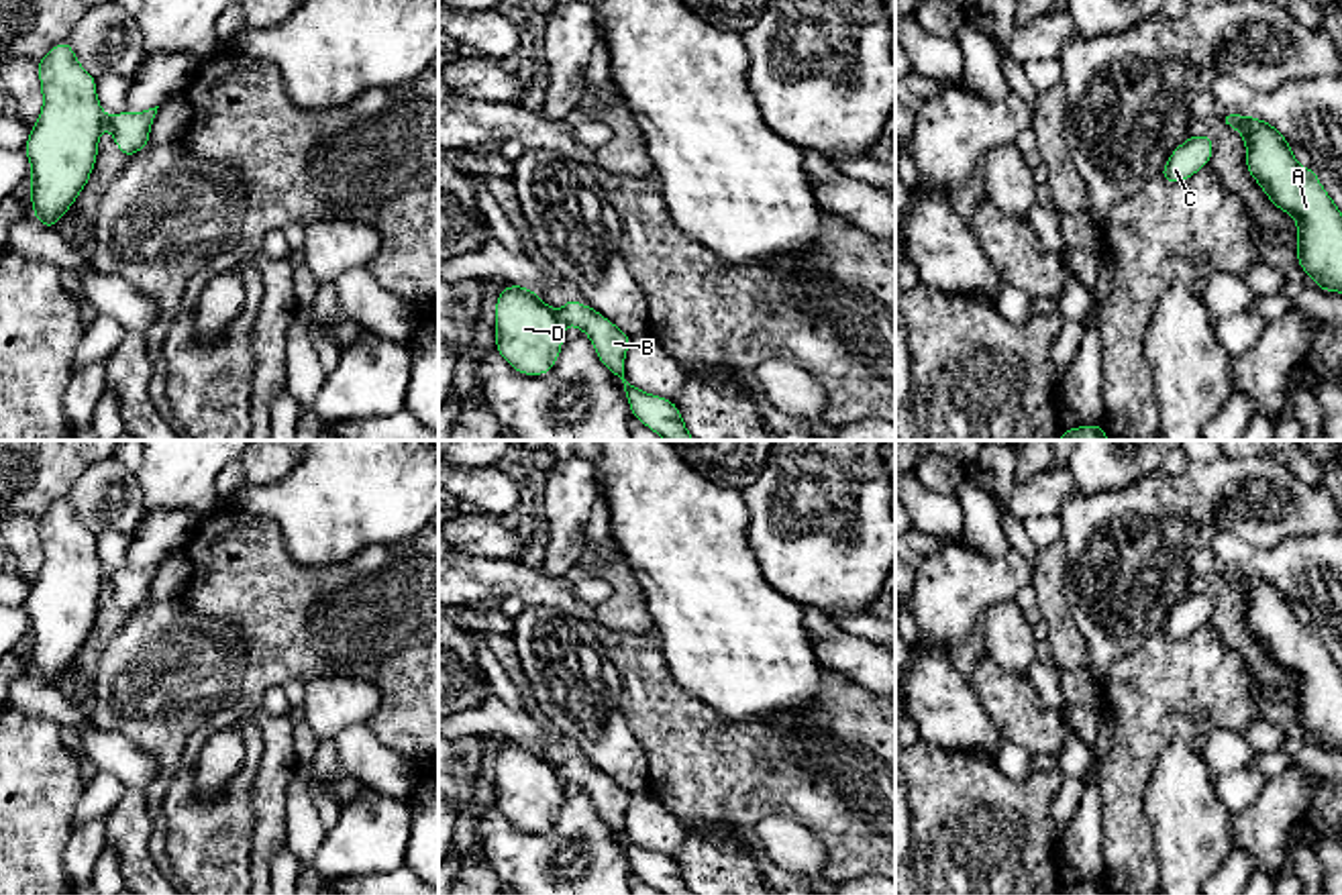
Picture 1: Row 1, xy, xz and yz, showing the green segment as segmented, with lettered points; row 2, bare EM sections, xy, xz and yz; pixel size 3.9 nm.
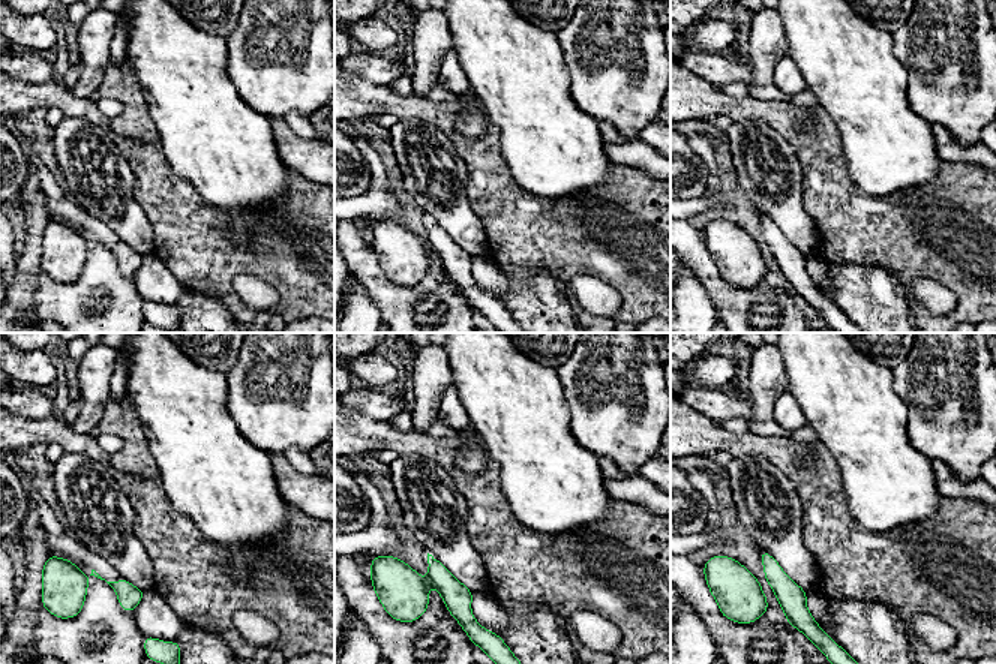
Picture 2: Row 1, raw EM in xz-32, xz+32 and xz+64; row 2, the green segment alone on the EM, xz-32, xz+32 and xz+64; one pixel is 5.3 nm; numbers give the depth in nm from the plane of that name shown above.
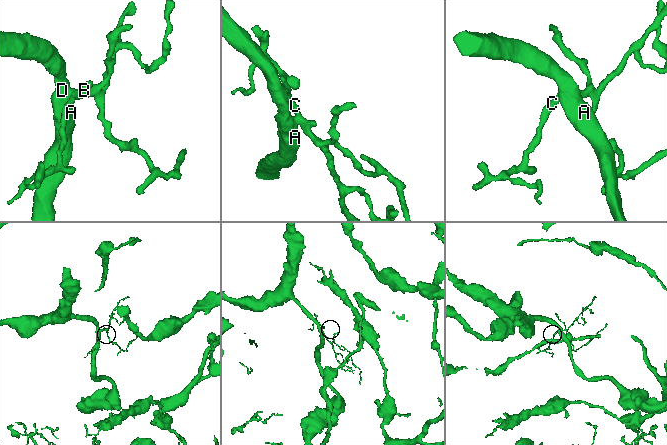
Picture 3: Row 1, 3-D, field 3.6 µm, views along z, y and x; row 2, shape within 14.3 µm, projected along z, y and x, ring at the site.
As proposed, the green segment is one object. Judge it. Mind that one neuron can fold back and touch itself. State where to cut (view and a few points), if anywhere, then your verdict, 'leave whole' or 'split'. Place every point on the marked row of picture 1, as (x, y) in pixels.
cut in xz along (557, 310), (565, 323); split

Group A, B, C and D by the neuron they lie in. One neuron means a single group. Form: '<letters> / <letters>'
A D / B C

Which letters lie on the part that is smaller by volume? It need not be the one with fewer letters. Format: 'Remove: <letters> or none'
Remove: B, C

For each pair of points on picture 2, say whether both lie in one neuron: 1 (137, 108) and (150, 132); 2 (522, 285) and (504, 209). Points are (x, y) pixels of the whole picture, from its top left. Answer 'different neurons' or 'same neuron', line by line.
1: same neuron
2: different neurons

